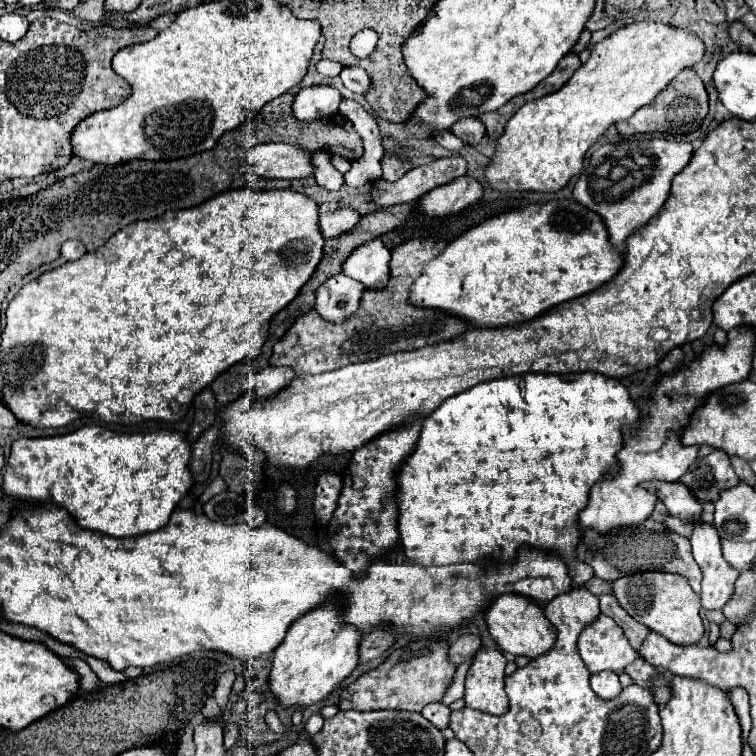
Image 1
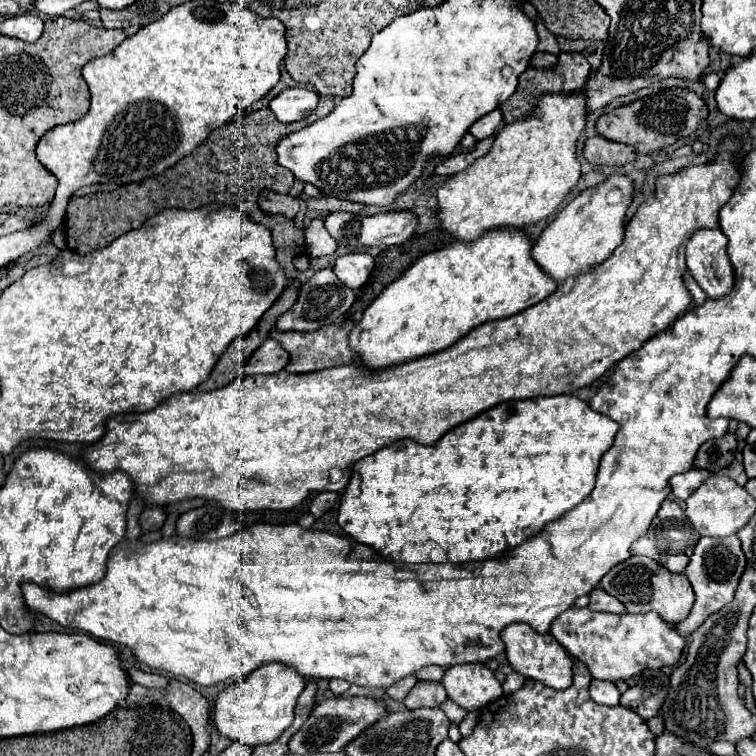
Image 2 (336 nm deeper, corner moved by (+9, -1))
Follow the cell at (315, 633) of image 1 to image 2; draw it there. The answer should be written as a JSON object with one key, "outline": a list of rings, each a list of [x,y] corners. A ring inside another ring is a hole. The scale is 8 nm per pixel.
{"outline":[[[279,664],[261,666],[255,674],[249,674],[249,678],[243,678],[219,692],[213,706],[213,724],[221,736],[233,742],[241,742],[251,748],[257,744],[269,744],[293,722],[297,696],[303,688],[303,676],[295,674],[295,670]]]}

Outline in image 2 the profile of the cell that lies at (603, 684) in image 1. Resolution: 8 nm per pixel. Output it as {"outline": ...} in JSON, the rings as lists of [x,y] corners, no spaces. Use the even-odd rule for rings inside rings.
{"outline":[[[591,680],[589,692],[591,692],[591,698],[597,704],[607,704],[607,706],[617,706],[619,704],[621,694],[619,694],[617,686],[607,682],[607,680]]]}

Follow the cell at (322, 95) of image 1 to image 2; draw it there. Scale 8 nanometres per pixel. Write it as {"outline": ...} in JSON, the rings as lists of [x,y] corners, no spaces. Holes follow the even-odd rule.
{"outline":[[[285,88],[279,92],[269,108],[277,116],[279,122],[297,122],[307,118],[319,102],[319,94],[307,88]]]}

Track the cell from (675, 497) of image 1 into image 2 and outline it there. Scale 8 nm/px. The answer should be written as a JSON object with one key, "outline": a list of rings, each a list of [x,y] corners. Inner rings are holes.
{"outline":[[[691,468],[683,474],[675,474],[671,478],[675,498],[677,500],[687,500],[697,490],[697,486],[701,486],[709,476],[711,476],[709,470],[699,470],[699,468]]]}

